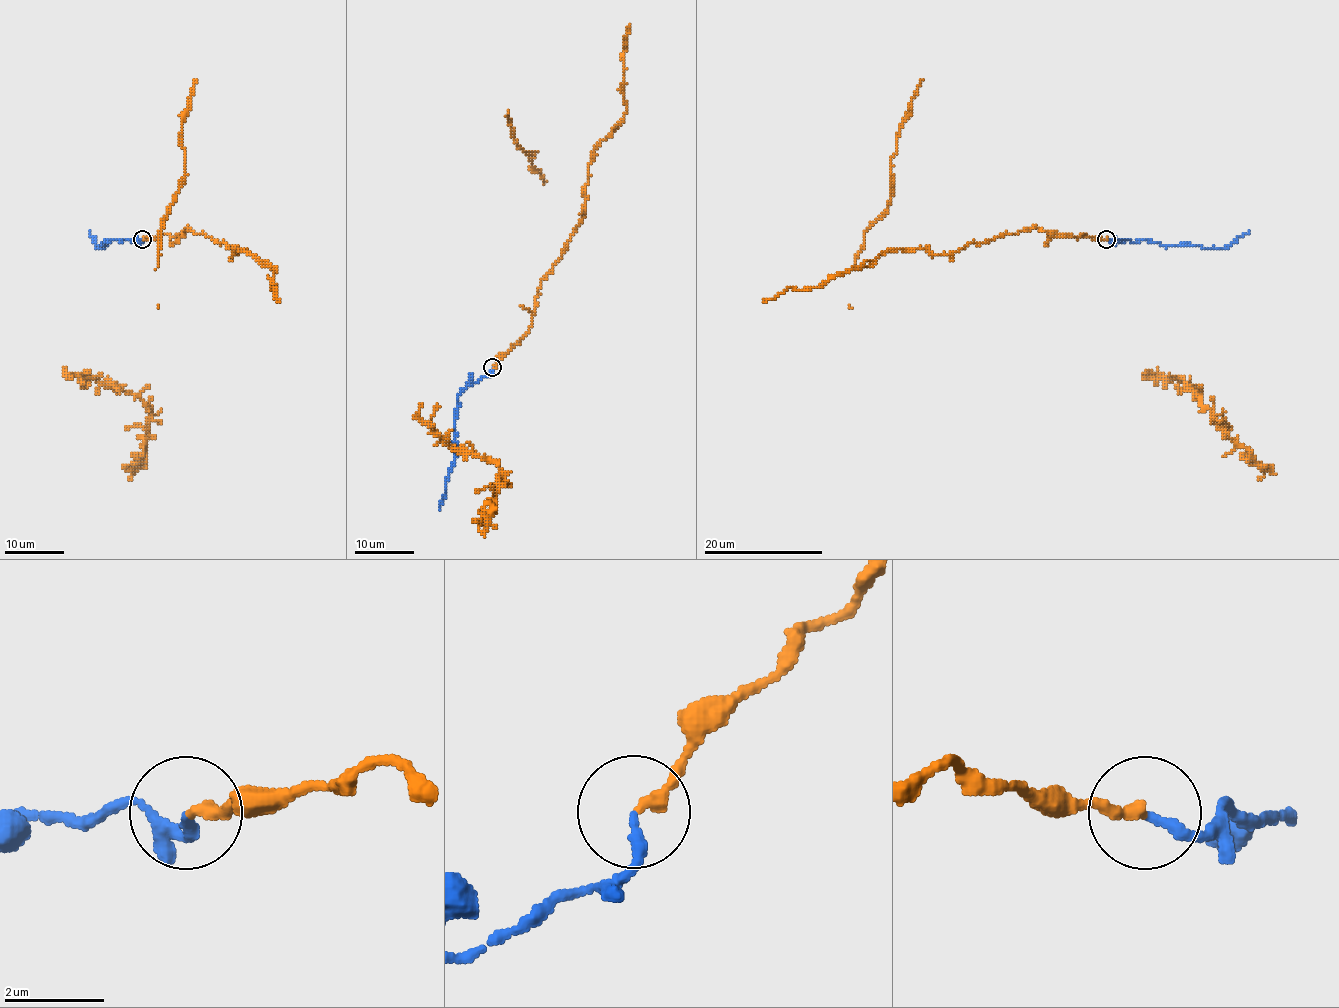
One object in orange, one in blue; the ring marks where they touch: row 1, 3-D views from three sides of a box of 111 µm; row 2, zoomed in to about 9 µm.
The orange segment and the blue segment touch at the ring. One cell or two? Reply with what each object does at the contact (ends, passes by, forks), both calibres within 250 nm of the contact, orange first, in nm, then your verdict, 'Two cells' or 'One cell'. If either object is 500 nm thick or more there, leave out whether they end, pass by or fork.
At the ring orange ends. At the ring blue ends. Thickness 240 nm (orange) against 200 nm. One cell

